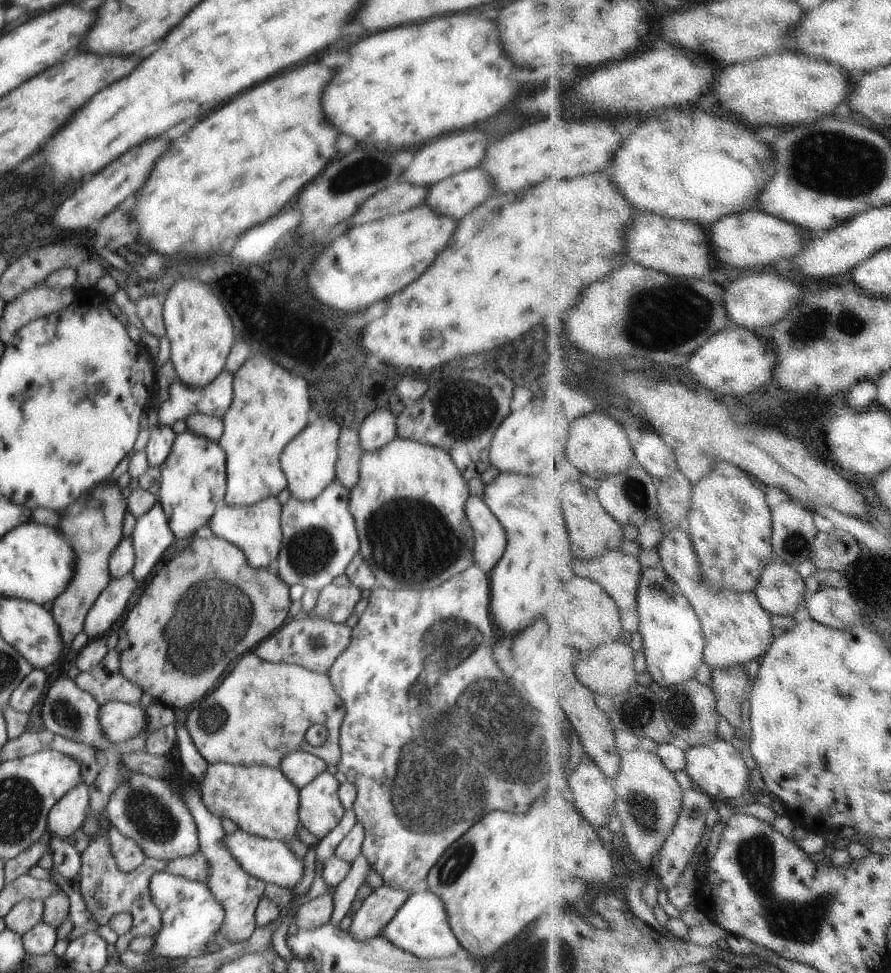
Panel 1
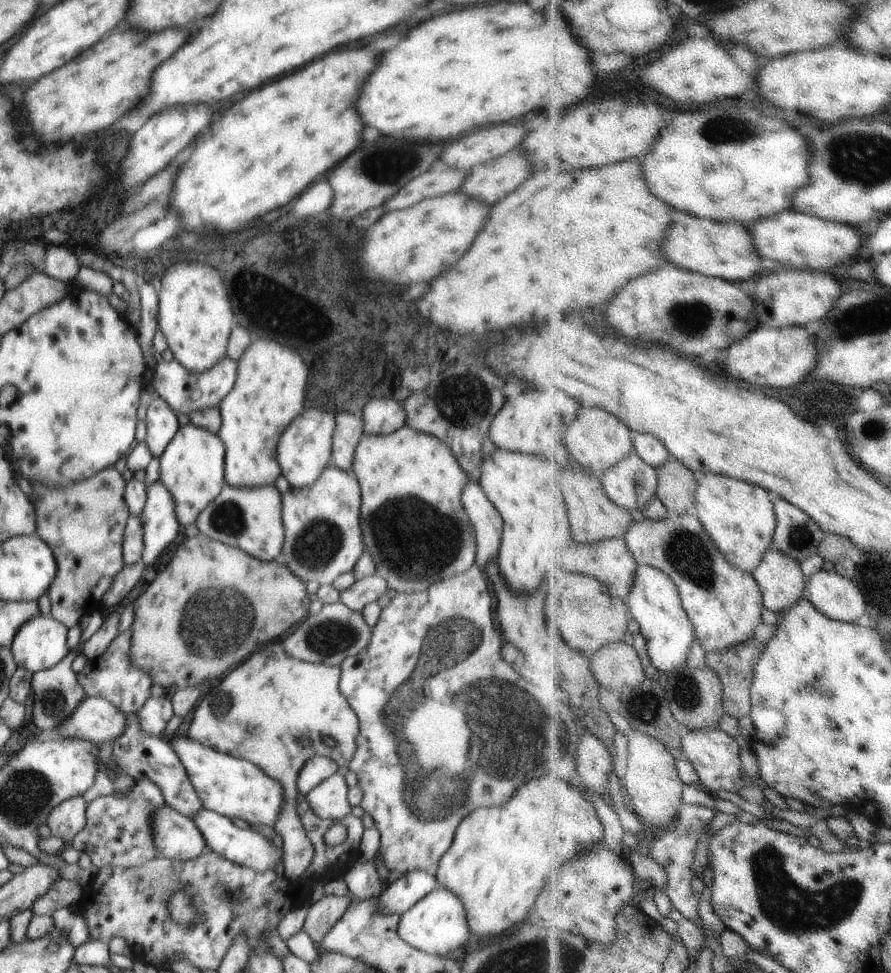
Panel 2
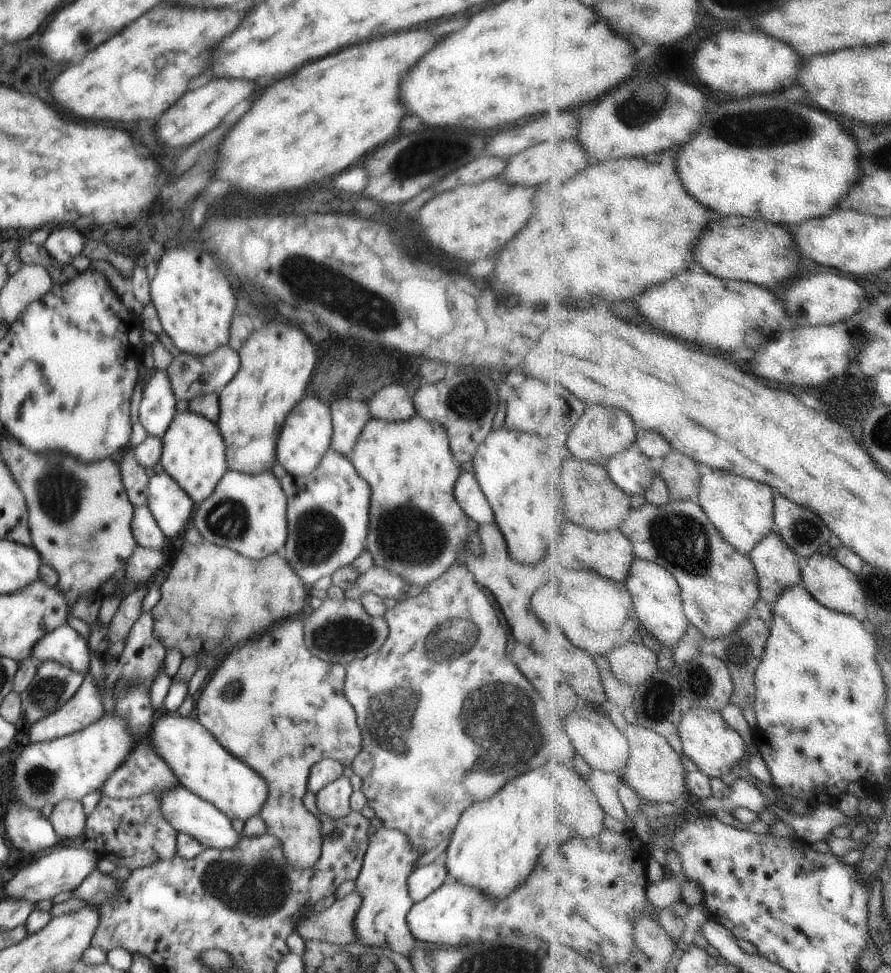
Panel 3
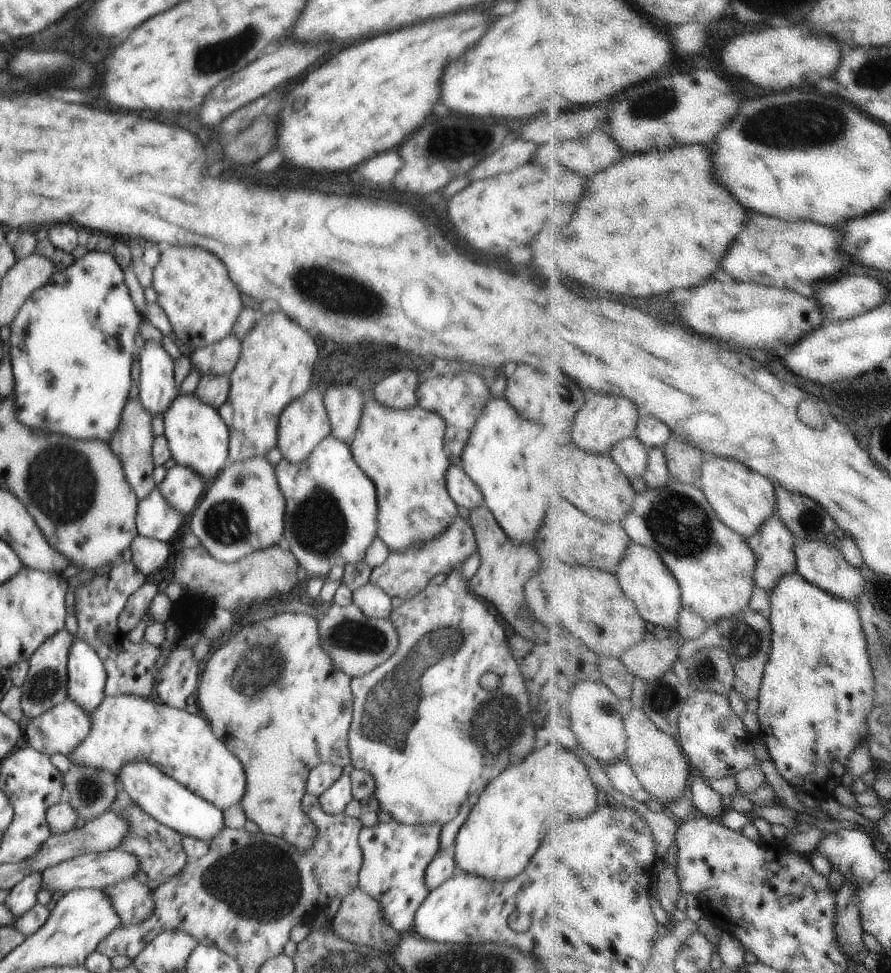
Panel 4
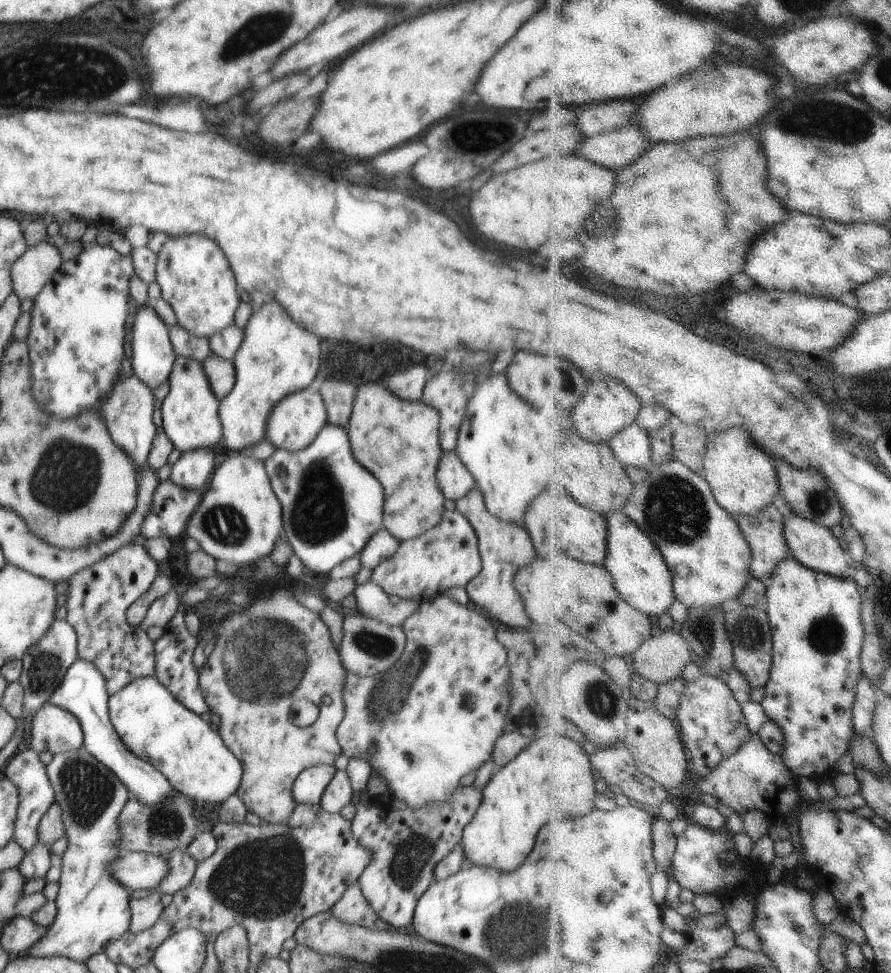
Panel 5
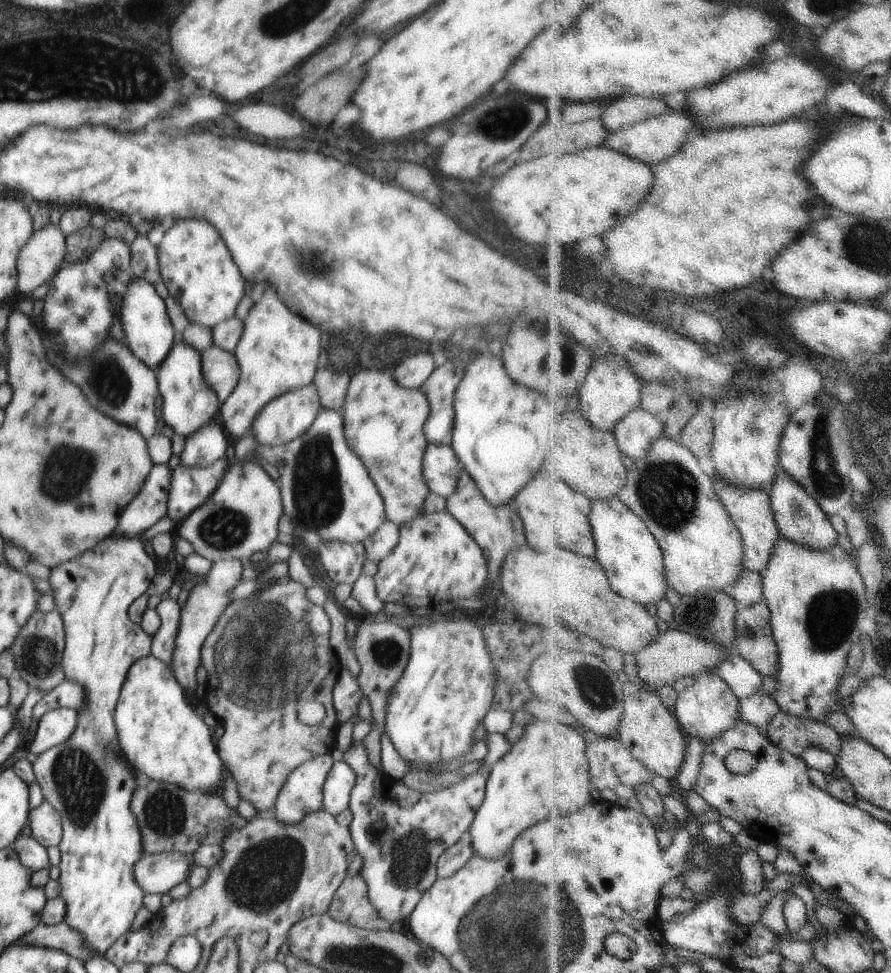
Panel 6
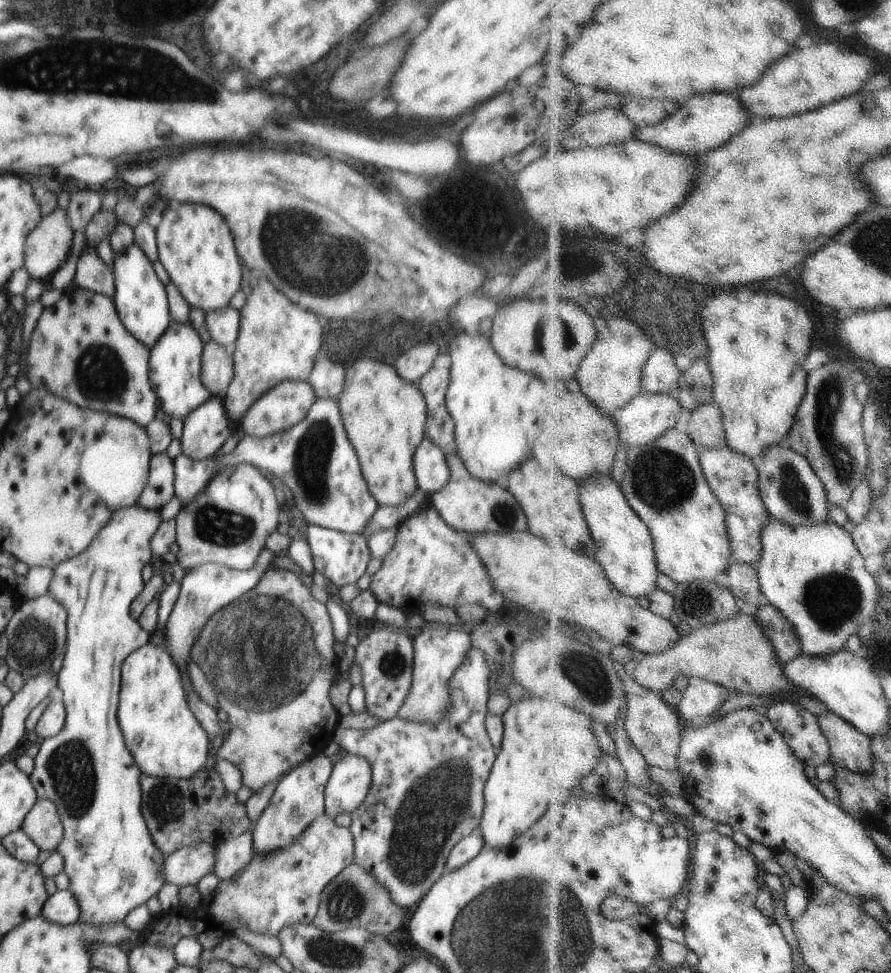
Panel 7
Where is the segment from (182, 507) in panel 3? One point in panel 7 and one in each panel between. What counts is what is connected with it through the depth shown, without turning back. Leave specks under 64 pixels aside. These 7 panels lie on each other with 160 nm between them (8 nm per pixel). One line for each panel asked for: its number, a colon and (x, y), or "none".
4: (182, 488)
5: (193, 470)
6: (207, 444)
7: (205, 429)

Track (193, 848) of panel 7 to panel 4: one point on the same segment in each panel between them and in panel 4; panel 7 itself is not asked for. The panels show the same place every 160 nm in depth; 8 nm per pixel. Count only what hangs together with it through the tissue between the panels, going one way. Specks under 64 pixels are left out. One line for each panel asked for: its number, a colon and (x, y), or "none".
4: (95, 870)
5: (137, 871)
6: (159, 873)

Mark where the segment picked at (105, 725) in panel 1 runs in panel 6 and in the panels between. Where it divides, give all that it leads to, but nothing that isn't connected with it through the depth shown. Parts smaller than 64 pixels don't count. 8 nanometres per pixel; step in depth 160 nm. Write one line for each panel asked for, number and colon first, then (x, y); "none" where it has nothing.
2: (97, 720)
3: (84, 708)
4: (58, 731)
5: (54, 730)
6: (55, 726)

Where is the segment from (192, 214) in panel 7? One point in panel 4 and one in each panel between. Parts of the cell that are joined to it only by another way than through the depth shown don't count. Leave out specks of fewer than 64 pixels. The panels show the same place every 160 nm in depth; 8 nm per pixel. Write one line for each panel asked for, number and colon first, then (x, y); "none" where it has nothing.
4: (201, 302)
5: (195, 277)
6: (195, 265)

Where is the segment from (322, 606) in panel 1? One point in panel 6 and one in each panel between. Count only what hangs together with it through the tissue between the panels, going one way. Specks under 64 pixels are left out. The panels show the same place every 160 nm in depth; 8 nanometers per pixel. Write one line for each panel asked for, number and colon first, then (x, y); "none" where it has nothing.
2: (362, 592)
3: (378, 580)
4: (404, 575)
5: (447, 556)
6: (436, 560)

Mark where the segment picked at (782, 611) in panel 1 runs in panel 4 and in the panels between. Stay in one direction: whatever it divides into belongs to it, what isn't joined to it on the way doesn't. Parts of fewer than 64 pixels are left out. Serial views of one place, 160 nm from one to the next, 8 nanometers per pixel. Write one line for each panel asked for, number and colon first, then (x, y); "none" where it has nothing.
2: (784, 584)
3: (779, 567)
4: (776, 547)

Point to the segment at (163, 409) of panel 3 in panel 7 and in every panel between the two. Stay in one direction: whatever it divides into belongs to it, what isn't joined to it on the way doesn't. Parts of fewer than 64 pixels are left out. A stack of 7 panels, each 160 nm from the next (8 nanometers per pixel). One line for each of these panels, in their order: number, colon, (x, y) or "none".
4: (157, 390)
5: (153, 357)
6: (149, 331)
7: (140, 298)

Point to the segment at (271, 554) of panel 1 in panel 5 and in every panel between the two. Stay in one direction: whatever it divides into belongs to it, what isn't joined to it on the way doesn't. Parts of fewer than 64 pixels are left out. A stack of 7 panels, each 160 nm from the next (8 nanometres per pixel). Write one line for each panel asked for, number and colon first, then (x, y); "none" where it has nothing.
2: (250, 519)
3: (247, 513)
4: (243, 512)
5: (239, 519)

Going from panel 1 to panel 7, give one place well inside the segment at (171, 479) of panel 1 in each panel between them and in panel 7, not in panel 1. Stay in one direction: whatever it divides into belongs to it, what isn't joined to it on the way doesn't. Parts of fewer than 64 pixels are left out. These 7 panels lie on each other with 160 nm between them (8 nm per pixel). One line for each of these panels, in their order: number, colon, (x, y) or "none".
2: (192, 468)
3: (193, 453)
4: (197, 435)
5: (190, 413)
6: (188, 402)
7: (175, 360)

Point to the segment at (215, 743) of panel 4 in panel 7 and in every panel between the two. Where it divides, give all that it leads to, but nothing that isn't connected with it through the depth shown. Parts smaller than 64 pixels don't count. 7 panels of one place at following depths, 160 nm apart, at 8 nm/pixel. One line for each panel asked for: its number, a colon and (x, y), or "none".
5: (151, 723)
6: (161, 735)
7: (166, 740)

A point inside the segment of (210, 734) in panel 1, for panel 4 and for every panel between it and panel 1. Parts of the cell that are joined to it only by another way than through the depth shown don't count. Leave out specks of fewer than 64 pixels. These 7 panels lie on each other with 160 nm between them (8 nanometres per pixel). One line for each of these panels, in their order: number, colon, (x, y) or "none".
2: (257, 713)
3: (273, 705)
4: (280, 735)

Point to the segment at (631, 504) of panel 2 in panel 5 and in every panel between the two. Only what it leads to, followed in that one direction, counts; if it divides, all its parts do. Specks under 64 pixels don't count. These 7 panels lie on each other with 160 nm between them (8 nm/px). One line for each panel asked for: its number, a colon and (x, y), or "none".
3: (633, 470)
4: (633, 456)
5: (634, 446)

